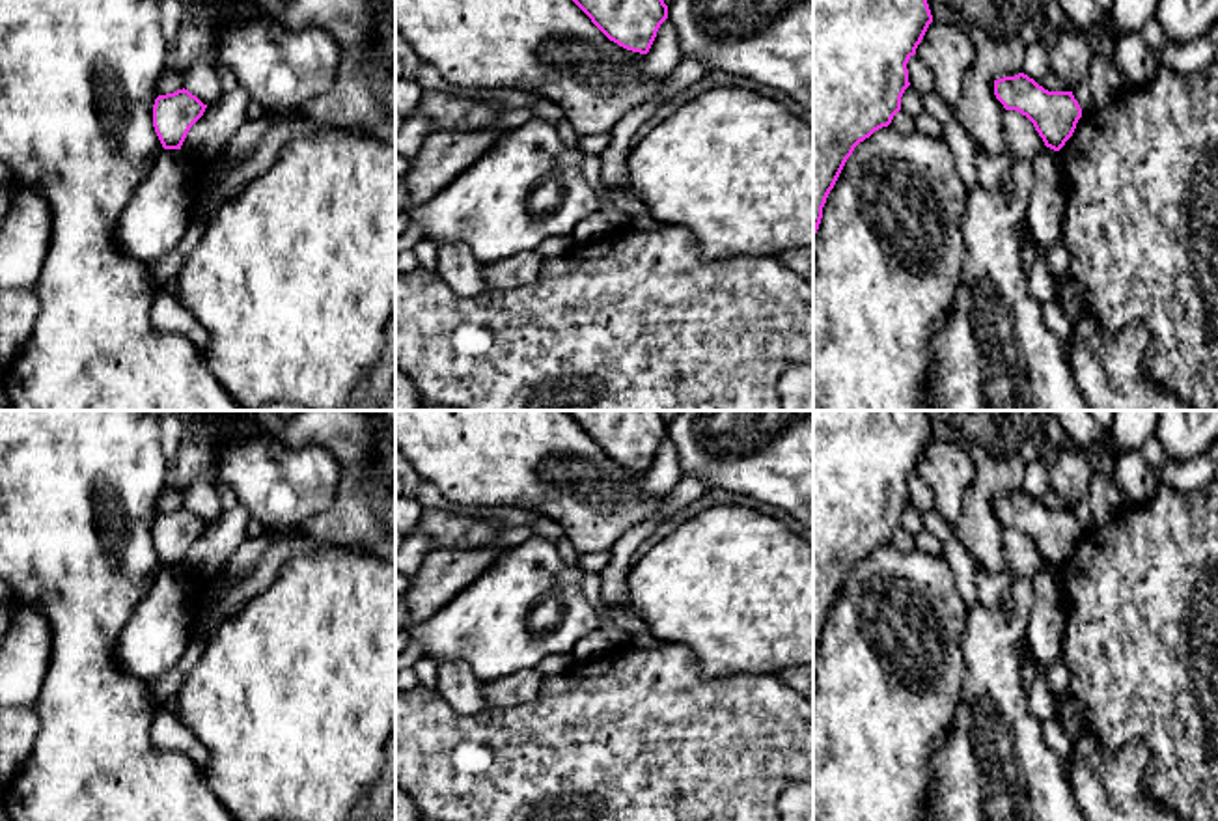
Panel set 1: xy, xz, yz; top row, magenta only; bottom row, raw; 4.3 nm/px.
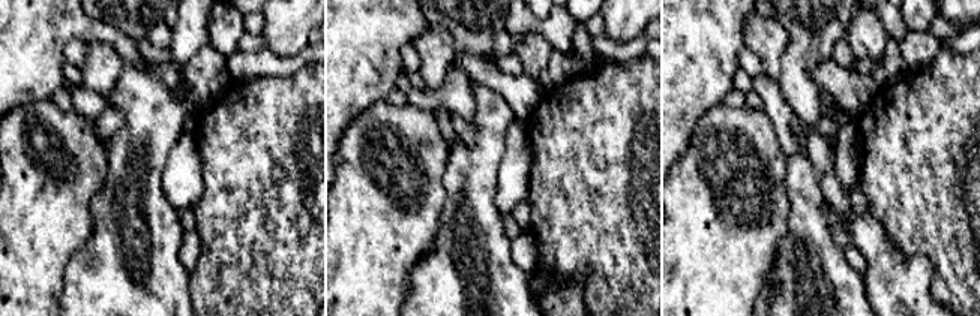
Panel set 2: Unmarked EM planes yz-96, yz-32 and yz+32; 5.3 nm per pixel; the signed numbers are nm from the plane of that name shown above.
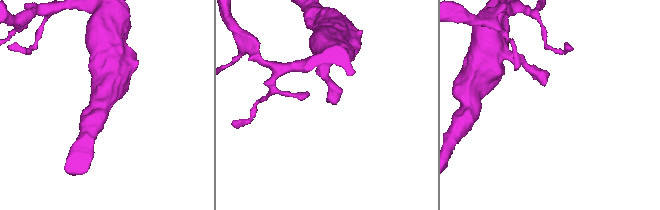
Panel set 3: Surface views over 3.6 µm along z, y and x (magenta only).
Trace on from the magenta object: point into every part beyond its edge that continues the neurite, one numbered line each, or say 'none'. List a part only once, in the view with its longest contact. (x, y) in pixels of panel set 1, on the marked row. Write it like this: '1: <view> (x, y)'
none

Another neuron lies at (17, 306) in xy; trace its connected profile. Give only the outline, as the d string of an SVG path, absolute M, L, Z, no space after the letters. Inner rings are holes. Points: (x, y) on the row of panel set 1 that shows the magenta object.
M0 289L0 371L26 345L37 317L35 289Z

